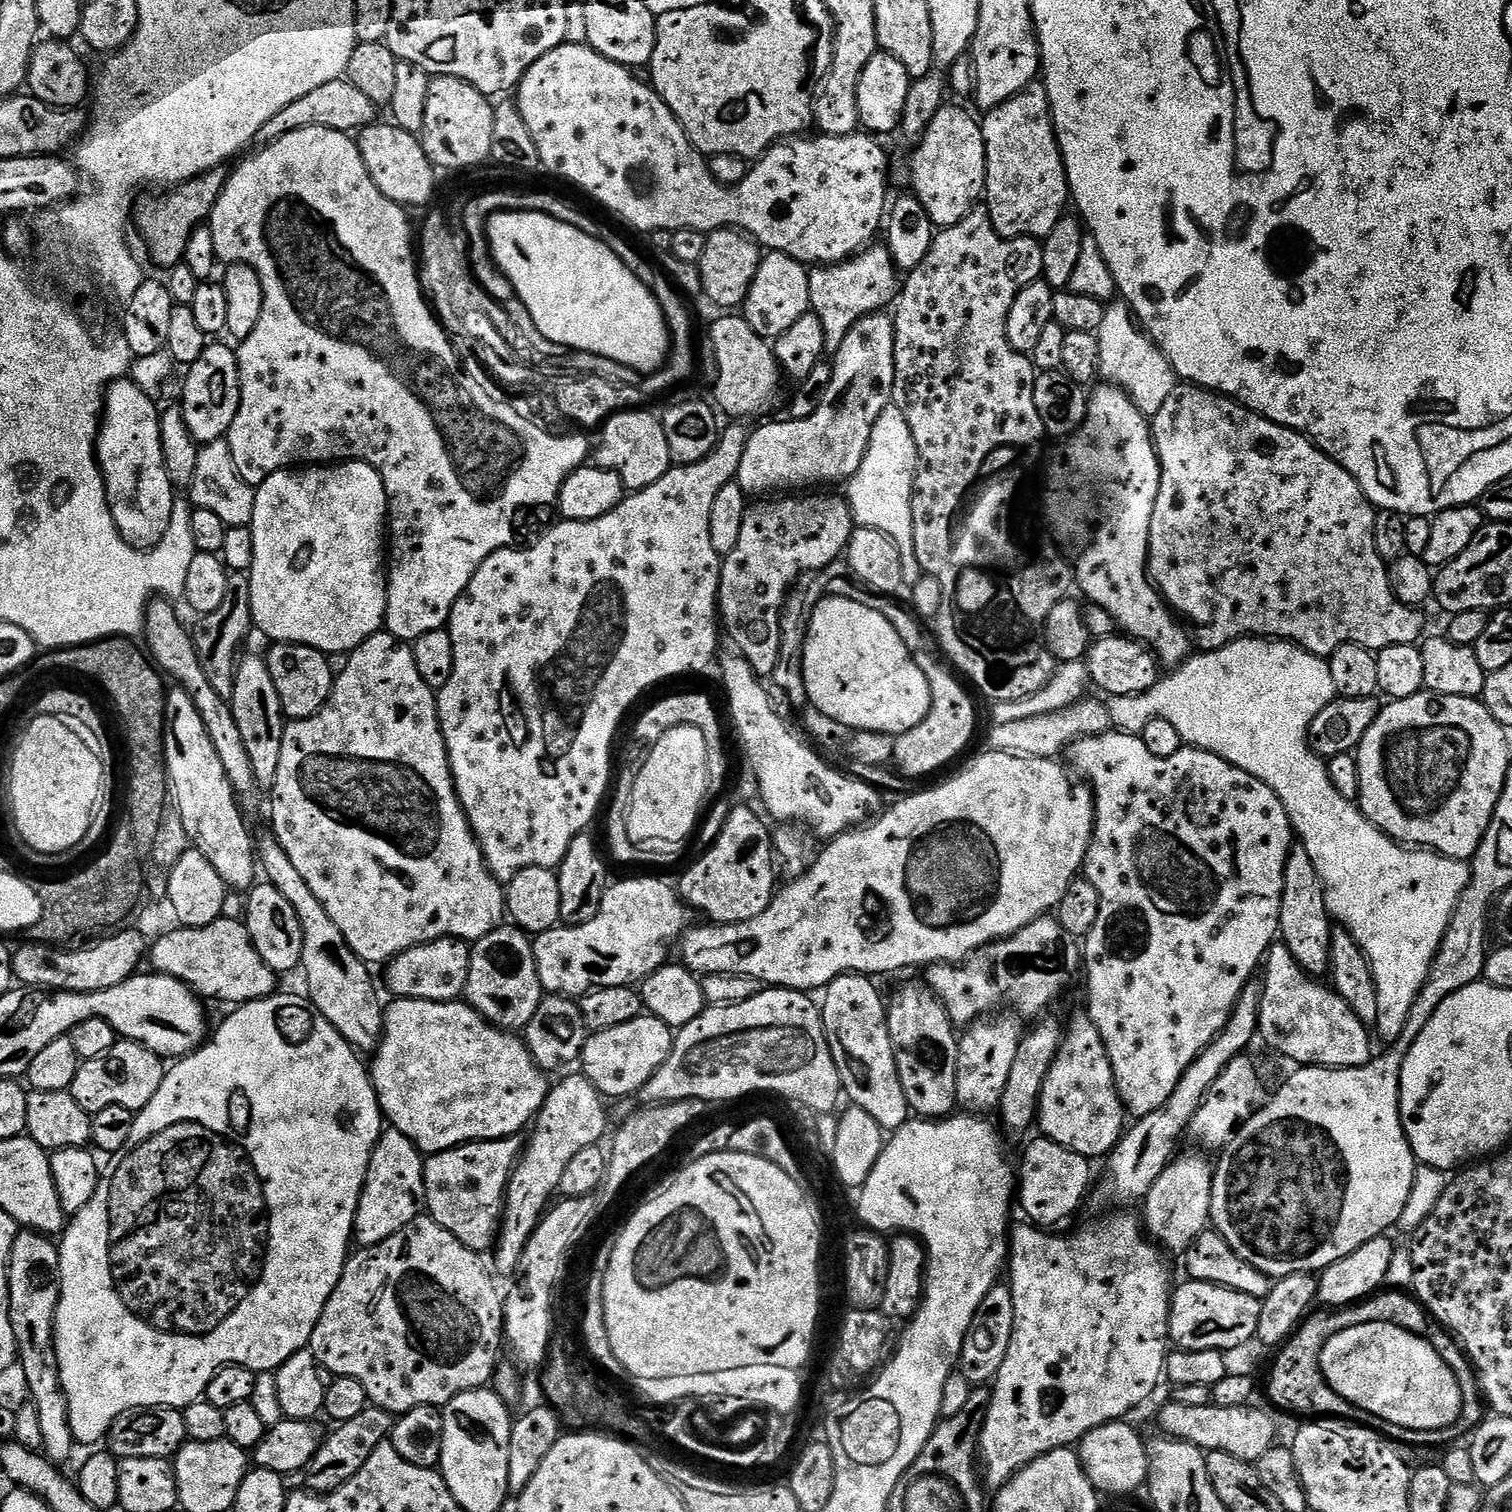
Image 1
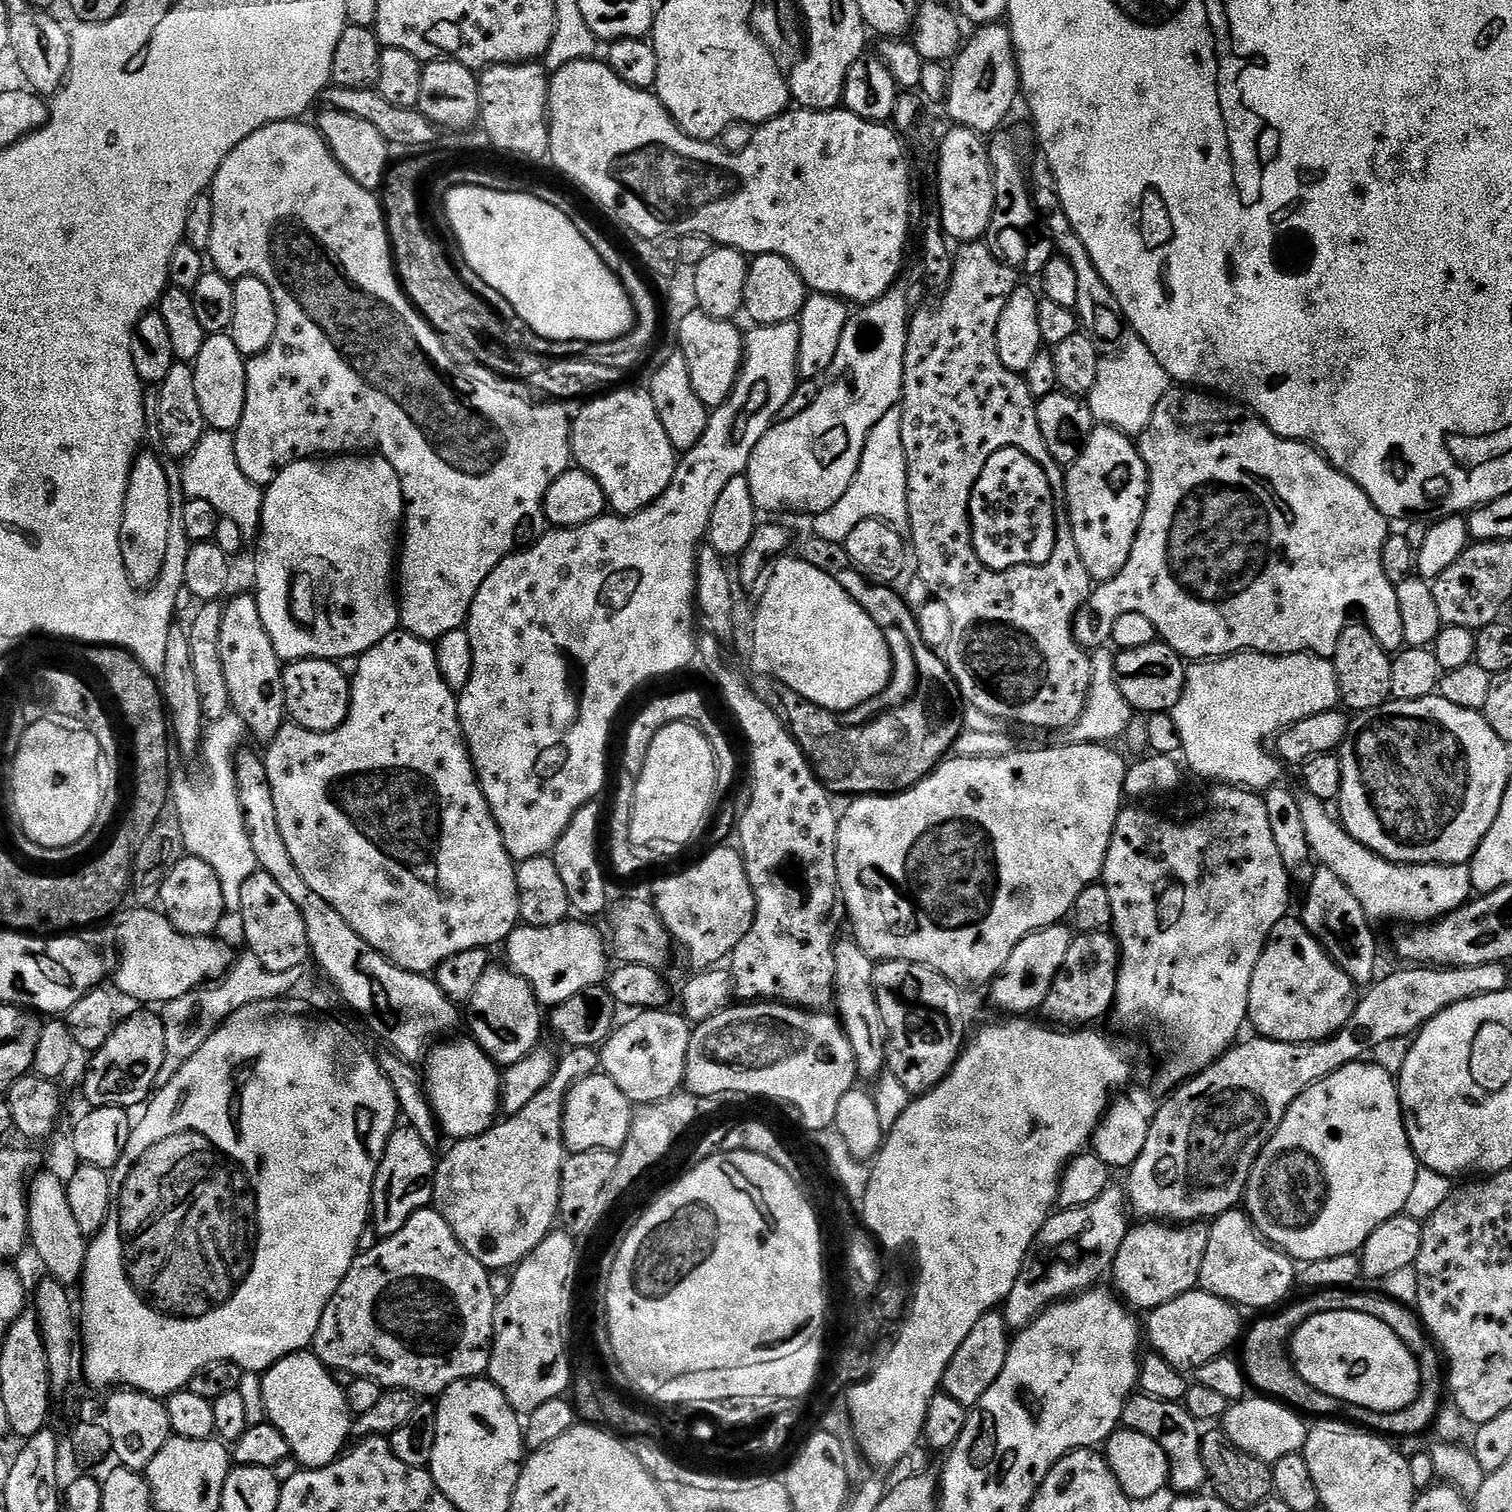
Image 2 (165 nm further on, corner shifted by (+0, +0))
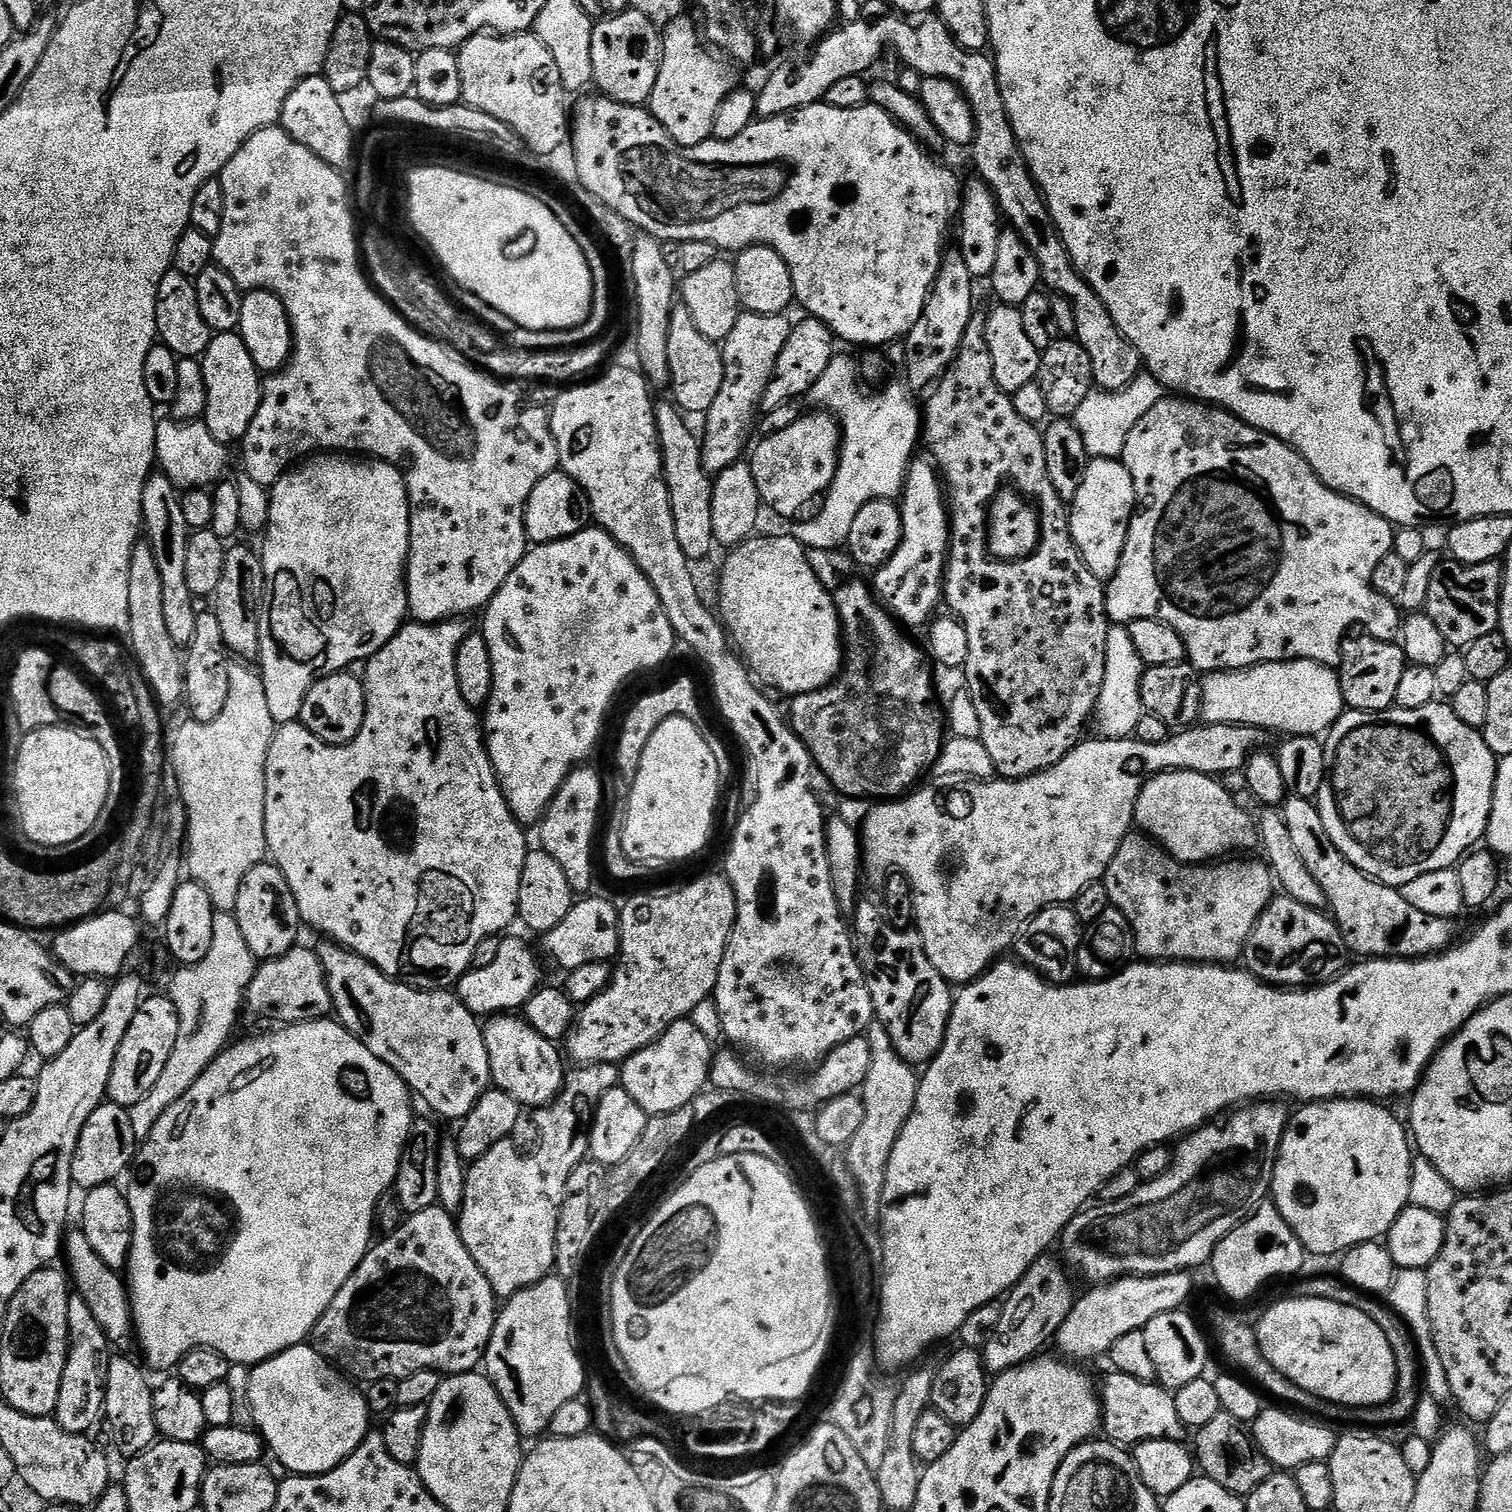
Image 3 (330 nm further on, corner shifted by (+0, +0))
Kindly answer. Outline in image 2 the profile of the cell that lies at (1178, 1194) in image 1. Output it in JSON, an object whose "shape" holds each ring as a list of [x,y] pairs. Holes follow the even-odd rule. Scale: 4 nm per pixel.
{"shape":[[[1140,1222],[1129,1227],[1112,1263],[1110,1280],[1133,1310],[1151,1310],[1193,1291],[1200,1283],[1209,1225],[1204,1222],[1173,1226],[1167,1222]]]}

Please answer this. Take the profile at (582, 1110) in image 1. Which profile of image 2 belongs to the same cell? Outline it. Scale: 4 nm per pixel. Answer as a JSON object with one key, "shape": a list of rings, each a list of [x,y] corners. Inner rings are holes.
{"shape":[[[597,1074],[582,1078],[568,1092],[564,1103],[564,1147],[569,1153],[586,1150],[610,1150],[619,1153],[630,1134],[634,1105],[614,1086],[609,1076]]]}

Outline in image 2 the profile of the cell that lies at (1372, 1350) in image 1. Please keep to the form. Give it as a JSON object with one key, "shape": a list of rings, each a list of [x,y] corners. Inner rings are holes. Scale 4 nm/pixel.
{"shape":[[[1320,1312],[1317,1316],[1311,1316],[1292,1335],[1290,1345],[1292,1365],[1298,1370],[1298,1374],[1314,1390],[1326,1394],[1330,1398],[1338,1398],[1342,1404],[1354,1408],[1365,1408],[1371,1412],[1397,1412],[1420,1393],[1420,1364],[1416,1356],[1410,1354],[1410,1350],[1378,1318],[1374,1318],[1365,1312]]]}

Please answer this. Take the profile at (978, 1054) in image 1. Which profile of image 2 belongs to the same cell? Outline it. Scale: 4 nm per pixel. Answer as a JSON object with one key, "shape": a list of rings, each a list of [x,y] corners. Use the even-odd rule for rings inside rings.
{"shape":[[[1059,923],[1040,928],[1022,938],[1022,942],[1014,946],[1010,958],[1006,958],[1006,966],[1002,966],[999,974],[992,979],[990,991],[993,1006],[1001,1008],[1004,1014],[1015,1014],[1020,1018],[1032,1014],[1035,1008],[1036,1011],[1043,1009],[1046,994],[1050,994],[1050,986],[1058,970],[1062,970],[1062,962],[1066,958],[1066,950],[1070,950],[1073,935],[1071,927]]]}

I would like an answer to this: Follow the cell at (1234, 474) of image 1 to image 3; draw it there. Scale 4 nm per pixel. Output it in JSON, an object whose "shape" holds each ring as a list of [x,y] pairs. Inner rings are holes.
{"shape":[[[1165,398],[1158,402],[1158,406],[1154,406],[1154,410],[1150,410],[1142,417],[1138,422],[1138,426],[1134,426],[1134,430],[1130,430],[1130,438],[1126,438],[1122,459],[1126,470],[1130,470],[1130,478],[1134,478],[1136,511],[1132,513],[1132,525],[1126,534],[1126,550],[1122,554],[1122,562],[1120,563],[1118,574],[1114,574],[1114,578],[1107,581],[1106,584],[1106,610],[1108,611],[1108,619],[1113,625],[1127,626],[1130,621],[1138,618],[1154,618],[1155,620],[1166,622],[1166,626],[1174,626],[1174,630],[1178,630],[1178,634],[1182,634],[1182,642],[1188,651],[1187,663],[1191,664],[1201,674],[1227,672],[1238,668],[1253,668],[1256,664],[1277,664],[1283,660],[1313,660],[1319,664],[1326,665],[1327,668],[1335,669],[1340,662],[1340,645],[1345,639],[1346,633],[1352,630],[1347,630],[1347,628],[1352,628],[1355,624],[1361,624],[1364,627],[1361,629],[1367,635],[1379,640],[1395,641],[1401,635],[1402,612],[1398,607],[1397,601],[1378,594],[1378,590],[1374,590],[1372,585],[1374,566],[1378,566],[1378,562],[1382,562],[1382,558],[1386,558],[1386,554],[1393,551],[1394,525],[1386,518],[1382,518],[1374,510],[1370,510],[1365,504],[1360,504],[1357,500],[1351,500],[1348,496],[1341,494],[1341,492],[1336,492],[1332,488],[1326,487],[1316,476],[1315,470],[1308,465],[1306,458],[1302,458],[1297,454],[1296,449],[1289,444],[1282,443],[1277,436],[1271,436],[1246,422],[1242,422],[1237,416],[1233,416],[1231,412],[1226,412],[1219,406],[1209,406],[1207,403],[1197,402],[1191,398]]]}

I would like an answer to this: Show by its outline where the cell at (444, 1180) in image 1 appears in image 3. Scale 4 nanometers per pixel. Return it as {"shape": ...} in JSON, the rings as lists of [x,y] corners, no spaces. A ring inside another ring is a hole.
{"shape":[[[581,1064],[573,1067],[564,1077],[564,1091],[544,1108],[535,1109],[536,1136],[540,1145],[533,1156],[523,1156],[516,1149],[515,1139],[509,1138],[490,1146],[482,1158],[471,1161],[466,1178],[466,1198],[458,1213],[460,1237],[470,1250],[470,1258],[478,1262],[482,1274],[490,1282],[497,1298],[507,1298],[545,1280],[556,1267],[556,1235],[558,1218],[564,1205],[566,1186],[570,1174],[588,1156],[588,1132],[580,1129],[580,1112],[576,1100],[595,1102],[606,1094],[606,1090],[617,1087],[620,1082],[620,1064]]]}

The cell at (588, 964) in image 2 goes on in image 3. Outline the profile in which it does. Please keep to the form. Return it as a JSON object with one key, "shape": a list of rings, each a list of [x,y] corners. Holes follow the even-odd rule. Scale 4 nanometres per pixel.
{"shape":[[[512,936],[501,939],[498,955],[490,966],[469,968],[454,989],[457,996],[478,1018],[491,1018],[497,1014],[512,1014],[523,1009],[536,989],[541,987],[544,972],[540,969],[541,957],[532,953],[532,948],[524,940]]]}

